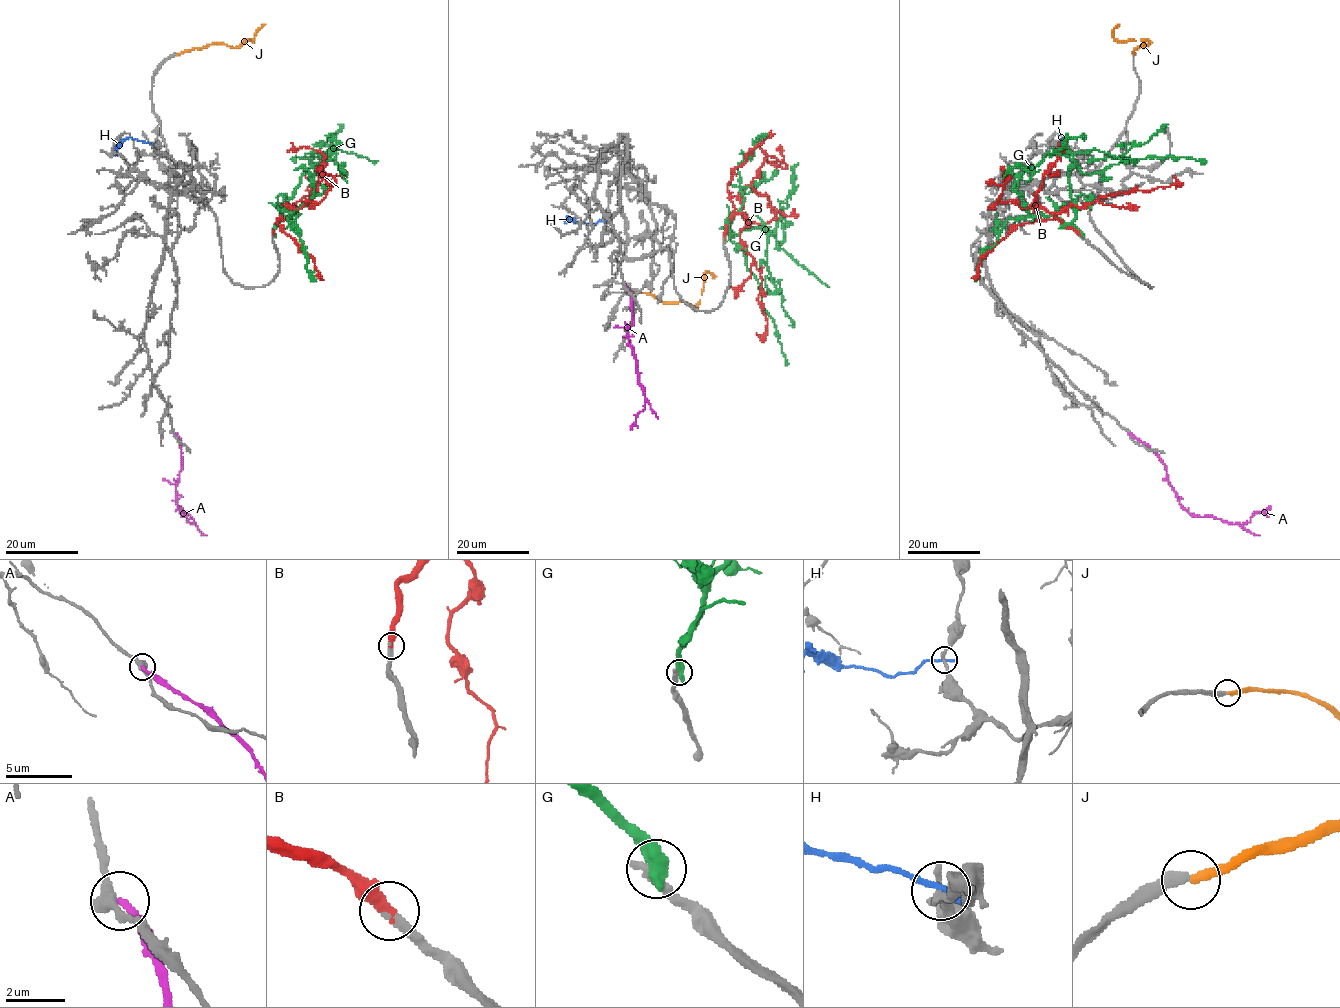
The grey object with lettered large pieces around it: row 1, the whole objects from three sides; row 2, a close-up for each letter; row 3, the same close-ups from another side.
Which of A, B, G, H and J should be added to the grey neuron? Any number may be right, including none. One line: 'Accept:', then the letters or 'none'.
Accept: B

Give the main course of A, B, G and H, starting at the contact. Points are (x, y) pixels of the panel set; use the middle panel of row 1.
A: (625, 287), (630, 297), (632, 317), (627, 328), (628, 342), (636, 358), (645, 407), (636, 415), (630, 430)
B: (724, 239), (727, 221), (742, 213), (741, 243), (762, 279), (757, 302), (766, 328), (755, 332)
G: (724, 241), (729, 232), (751, 227), (768, 237), (766, 265), (776, 291), (762, 296), (762, 306), (786, 366)
H: (604, 220), (590, 224), (566, 219), (566, 223)

